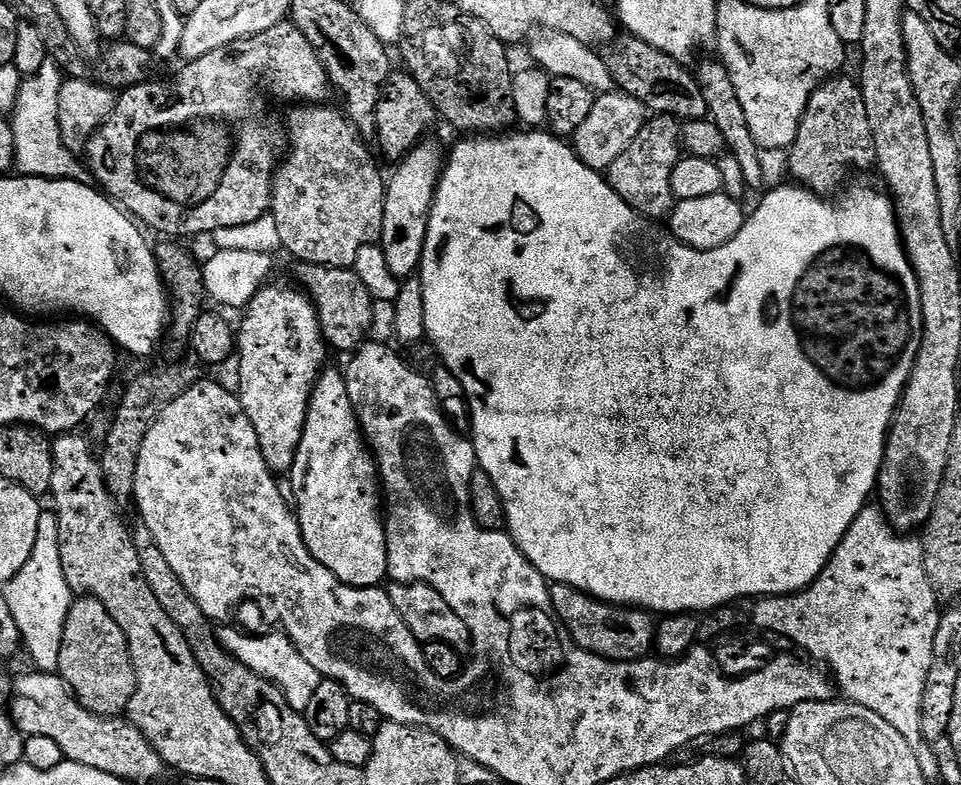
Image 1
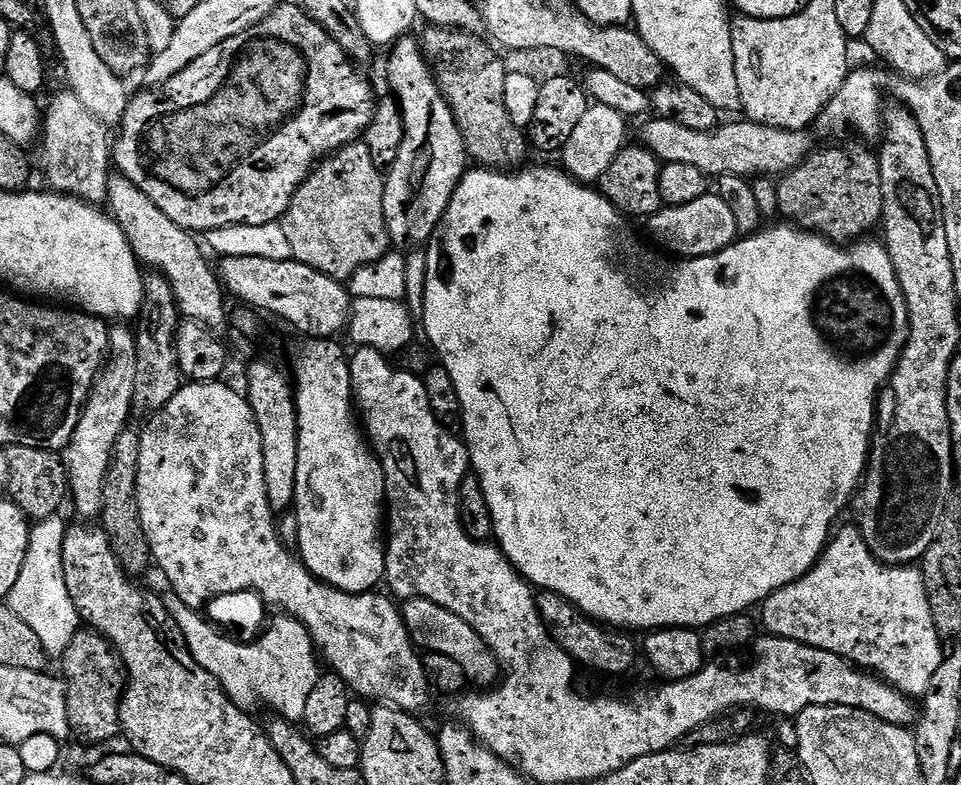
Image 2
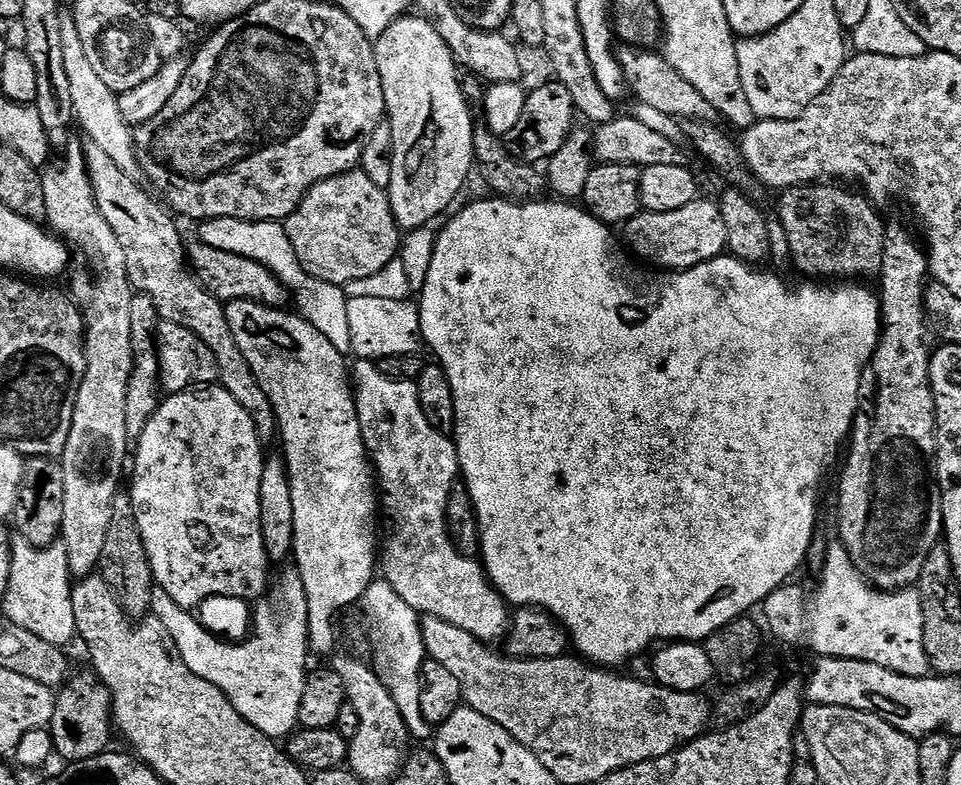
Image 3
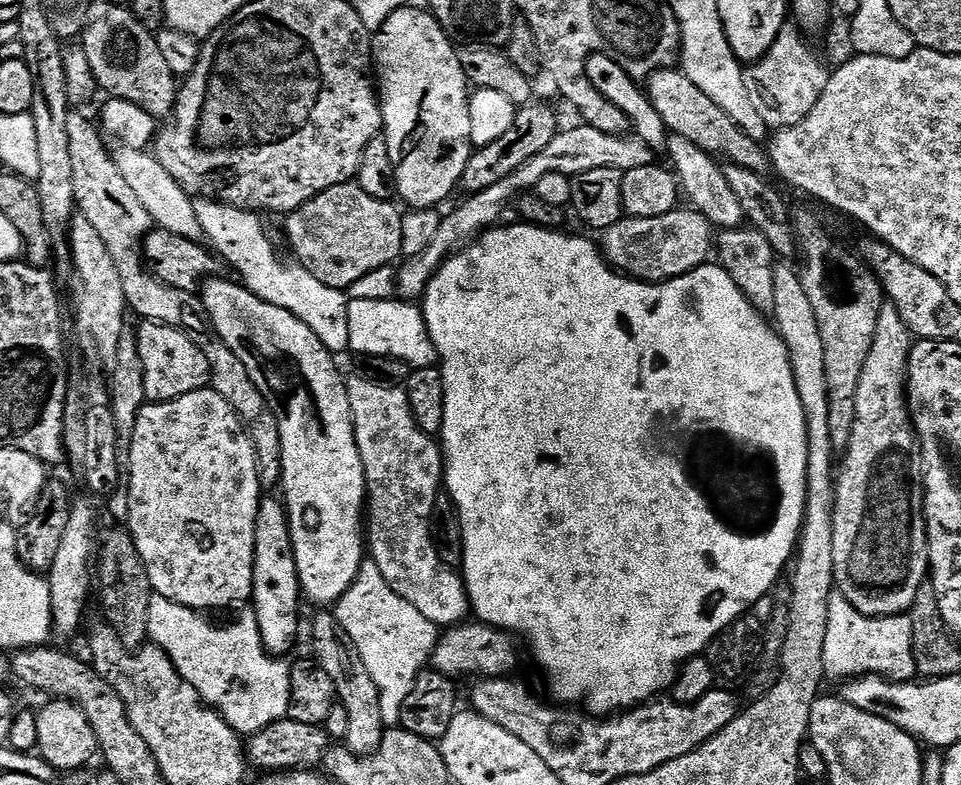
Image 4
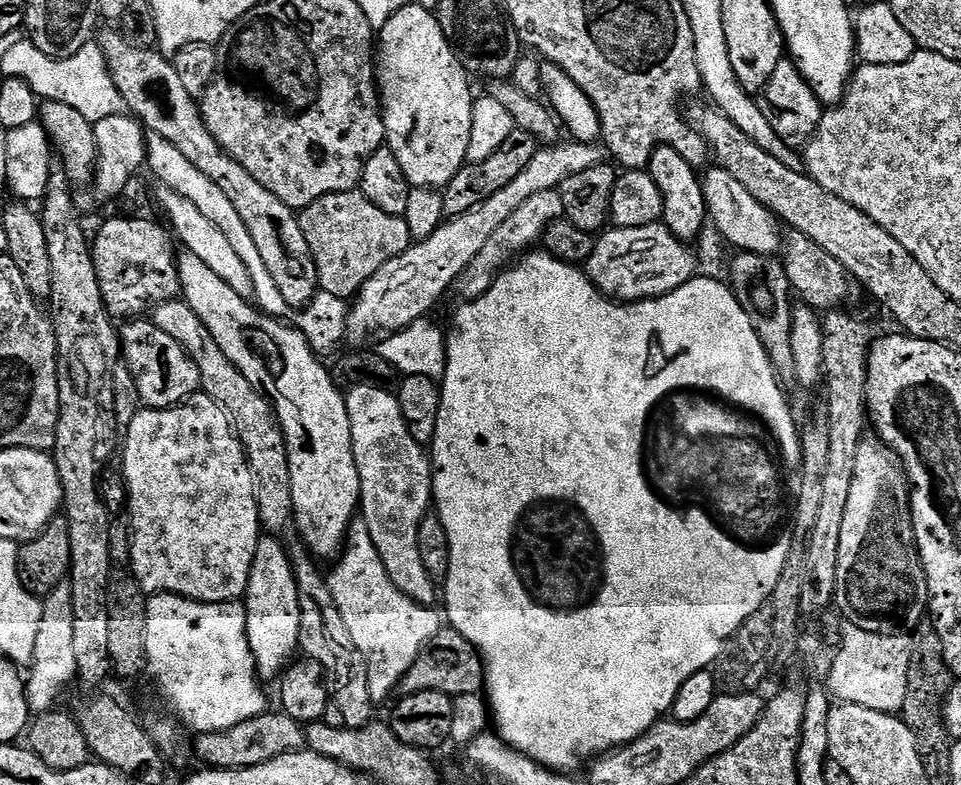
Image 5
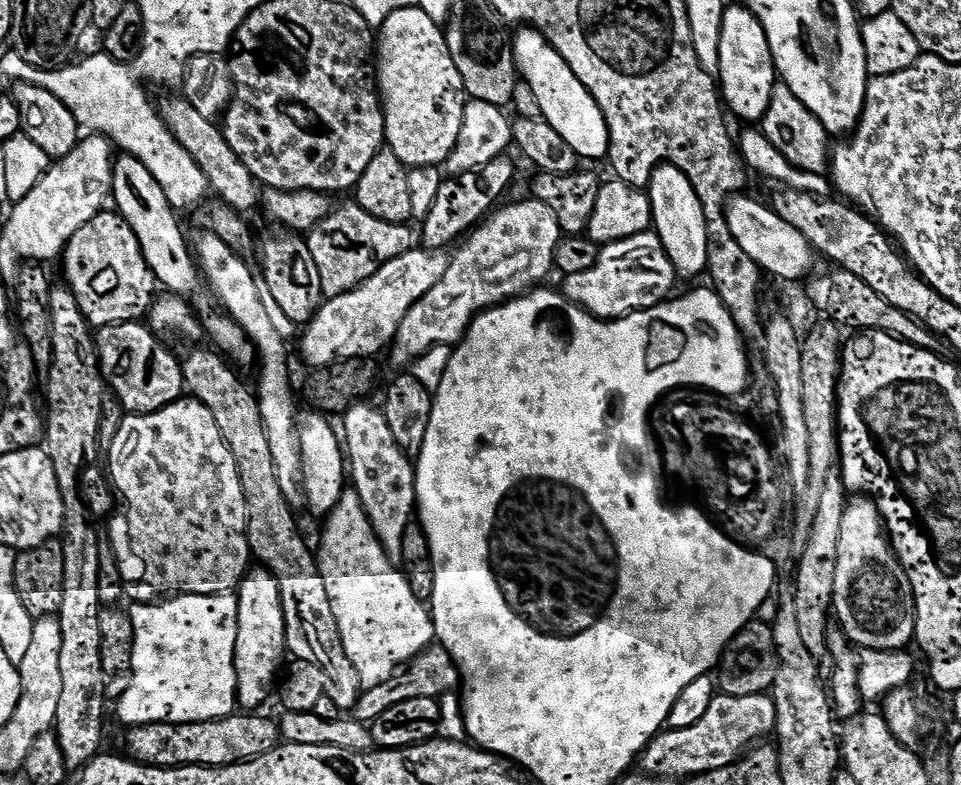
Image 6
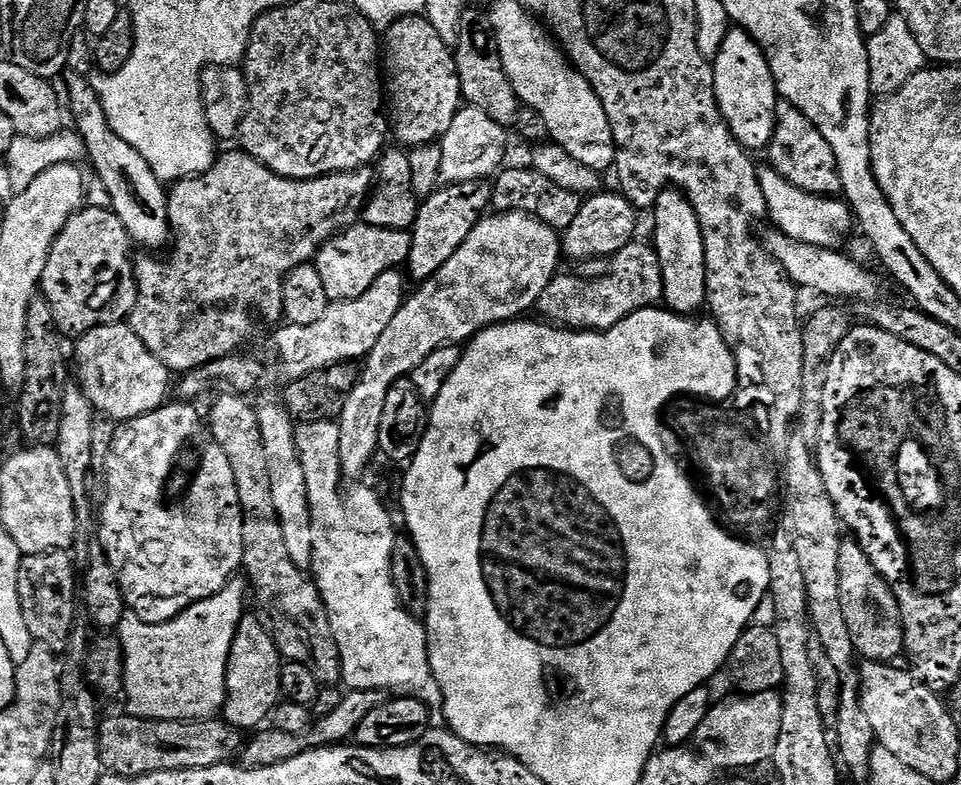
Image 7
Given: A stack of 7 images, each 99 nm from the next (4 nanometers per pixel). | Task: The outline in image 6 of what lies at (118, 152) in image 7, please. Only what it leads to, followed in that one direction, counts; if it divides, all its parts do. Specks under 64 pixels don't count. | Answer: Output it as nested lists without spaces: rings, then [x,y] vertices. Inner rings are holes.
[[[127,154],[115,157],[112,165],[112,194],[117,202],[120,217],[134,230],[134,238],[138,238],[138,246],[142,246],[142,254],[156,275],[156,283],[161,289],[173,296],[192,298],[202,288],[202,273],[194,259],[189,237],[184,237],[180,229],[177,209],[166,198],[166,190],[158,186],[154,174],[138,162],[138,158]]]

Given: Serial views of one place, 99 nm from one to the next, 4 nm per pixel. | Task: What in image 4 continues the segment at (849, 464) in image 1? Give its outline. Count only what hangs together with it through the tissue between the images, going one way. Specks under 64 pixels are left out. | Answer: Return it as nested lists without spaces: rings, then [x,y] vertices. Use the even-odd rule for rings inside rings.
[[[527,222],[515,223],[509,228],[493,226],[487,232],[481,232],[467,246],[453,252],[441,264],[439,270],[432,275],[428,289],[424,291],[422,297],[424,321],[436,347],[438,367],[444,379],[444,389],[446,390],[446,414],[438,437],[444,454],[442,484],[446,489],[446,495],[451,498],[452,504],[456,507],[456,513],[460,516],[460,533],[464,547],[462,577],[464,588],[468,593],[468,602],[471,604],[471,611],[474,616],[476,614],[475,619],[479,623],[489,624],[492,628],[502,628],[505,631],[514,634],[518,632],[525,636],[528,639],[528,648],[532,651],[533,658],[540,663],[541,670],[548,675],[548,684],[552,687],[553,694],[564,703],[561,705],[580,706],[576,704],[580,704],[584,700],[585,706],[588,707],[585,709],[589,713],[616,714],[621,710],[631,710],[659,697],[663,693],[660,692],[663,688],[664,691],[671,689],[676,675],[683,668],[684,663],[701,655],[717,634],[745,615],[760,598],[769,595],[773,591],[771,588],[775,586],[776,579],[780,576],[780,571],[784,567],[784,571],[789,567],[800,538],[800,528],[804,525],[807,486],[806,415],[803,414],[802,401],[798,396],[798,390],[795,389],[794,374],[791,372],[791,362],[788,360],[788,352],[783,339],[775,327],[761,313],[757,312],[755,306],[746,298],[746,294],[742,294],[742,290],[738,290],[738,286],[734,286],[734,278],[730,278],[730,274],[726,274],[726,270],[720,267],[719,263],[702,264],[693,272],[687,272],[673,280],[659,282],[633,280],[631,276],[617,272],[604,259],[603,251],[598,247],[597,241],[595,244],[594,241],[583,240],[580,236],[567,236],[567,231],[564,230],[540,228],[536,224]],[[662,418],[664,420],[674,418],[674,422],[678,422],[680,428],[720,428],[720,432],[728,432],[728,436],[732,436],[732,440],[741,440],[743,444],[749,444],[751,448],[768,448],[768,452],[772,452],[772,456],[776,456],[776,468],[780,468],[780,488],[784,488],[784,508],[780,508],[780,520],[776,520],[776,528],[772,528],[772,532],[768,532],[768,536],[760,536],[760,540],[740,540],[740,533],[732,536],[730,532],[724,532],[724,528],[720,528],[720,524],[716,524],[716,520],[712,520],[712,512],[708,512],[708,504],[704,504],[704,500],[700,500],[700,496],[696,496],[696,492],[692,492],[688,480],[684,480],[684,468],[680,468],[680,464],[676,464],[673,456],[667,456],[664,452],[656,452],[656,443],[654,443],[652,432],[656,432],[656,424]]]

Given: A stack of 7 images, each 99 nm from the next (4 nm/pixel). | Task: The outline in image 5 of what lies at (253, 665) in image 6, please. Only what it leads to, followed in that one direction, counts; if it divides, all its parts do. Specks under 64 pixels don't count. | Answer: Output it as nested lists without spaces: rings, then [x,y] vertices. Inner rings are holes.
[[[261,535],[254,562],[250,566],[248,589],[242,603],[246,610],[246,638],[261,681],[275,681],[292,663],[300,646],[300,607],[296,571],[288,557],[288,548],[277,537]]]

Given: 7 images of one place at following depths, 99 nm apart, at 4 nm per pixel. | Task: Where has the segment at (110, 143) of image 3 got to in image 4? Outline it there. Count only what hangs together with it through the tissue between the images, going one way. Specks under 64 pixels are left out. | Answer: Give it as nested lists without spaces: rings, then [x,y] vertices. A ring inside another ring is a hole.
[[[120,146],[117,149],[114,155],[118,170],[122,178],[126,178],[126,182],[133,188],[134,194],[141,199],[142,206],[146,206],[146,214],[150,214],[153,225],[170,230],[182,238],[203,241],[204,231],[198,224],[198,214],[194,212],[196,200],[189,196],[186,190],[182,190],[182,186],[174,182],[174,178],[170,178],[166,166],[159,164],[151,151],[127,146]]]

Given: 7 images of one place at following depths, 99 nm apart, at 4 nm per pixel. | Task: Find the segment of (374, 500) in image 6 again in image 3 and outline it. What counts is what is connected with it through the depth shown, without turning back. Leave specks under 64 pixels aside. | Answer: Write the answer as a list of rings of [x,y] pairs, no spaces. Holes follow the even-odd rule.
[[[357,359],[355,363],[356,368],[354,364],[350,376],[354,381],[356,413],[364,449],[368,451],[378,481],[378,504],[383,519],[384,516],[388,519],[388,537],[385,540],[383,537],[380,546],[380,572],[383,579],[390,582],[398,596],[421,615],[442,618],[485,642],[503,639],[510,623],[507,601],[492,587],[483,563],[458,554],[446,526],[446,498],[450,498],[450,490],[458,483],[460,476],[453,437],[434,430],[434,426],[426,422],[426,414],[422,414],[418,390],[413,381],[392,380],[382,374],[371,360]]]

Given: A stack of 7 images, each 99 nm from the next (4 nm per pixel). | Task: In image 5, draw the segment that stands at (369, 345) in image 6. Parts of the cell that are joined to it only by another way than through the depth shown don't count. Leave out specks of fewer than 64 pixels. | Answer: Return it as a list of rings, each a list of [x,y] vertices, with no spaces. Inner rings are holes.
[[[557,142],[551,146],[541,147],[530,158],[530,162],[514,178],[514,182],[502,186],[498,194],[490,194],[478,206],[466,210],[466,214],[445,219],[430,238],[413,243],[398,258],[390,258],[378,274],[374,274],[356,293],[347,309],[346,336],[350,341],[364,340],[375,332],[391,334],[400,332],[406,326],[425,319],[428,311],[448,292],[448,287],[455,285],[478,254],[482,246],[494,238],[494,230],[523,206],[528,199],[542,190],[559,189],[560,183],[568,176],[582,174],[594,166],[605,163],[606,152],[599,143],[582,144],[579,142]]]

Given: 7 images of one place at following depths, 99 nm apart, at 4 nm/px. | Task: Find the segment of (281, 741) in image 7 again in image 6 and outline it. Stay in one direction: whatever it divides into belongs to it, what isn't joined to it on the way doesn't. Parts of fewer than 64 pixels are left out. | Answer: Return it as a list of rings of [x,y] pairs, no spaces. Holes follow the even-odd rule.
[[[438,642],[423,648],[414,658],[410,658],[386,682],[378,682],[378,686],[361,691],[360,700],[351,709],[351,719],[370,726],[381,714],[386,714],[390,706],[398,706],[398,702],[410,702],[410,698],[444,698],[461,683],[460,670],[450,658],[446,649]]]

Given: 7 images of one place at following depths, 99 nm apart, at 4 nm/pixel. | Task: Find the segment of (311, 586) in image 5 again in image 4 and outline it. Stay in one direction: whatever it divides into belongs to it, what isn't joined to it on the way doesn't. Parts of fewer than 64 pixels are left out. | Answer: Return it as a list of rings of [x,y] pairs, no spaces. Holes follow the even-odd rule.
[[[320,610],[312,620],[312,648],[314,659],[320,663],[322,670],[334,678],[338,704],[345,708],[349,723],[344,740],[349,750],[362,757],[369,756],[382,742],[386,726],[382,722],[382,706],[378,702],[378,686],[366,670],[362,658],[352,640],[344,632],[344,625],[336,621],[335,615],[328,610]]]

